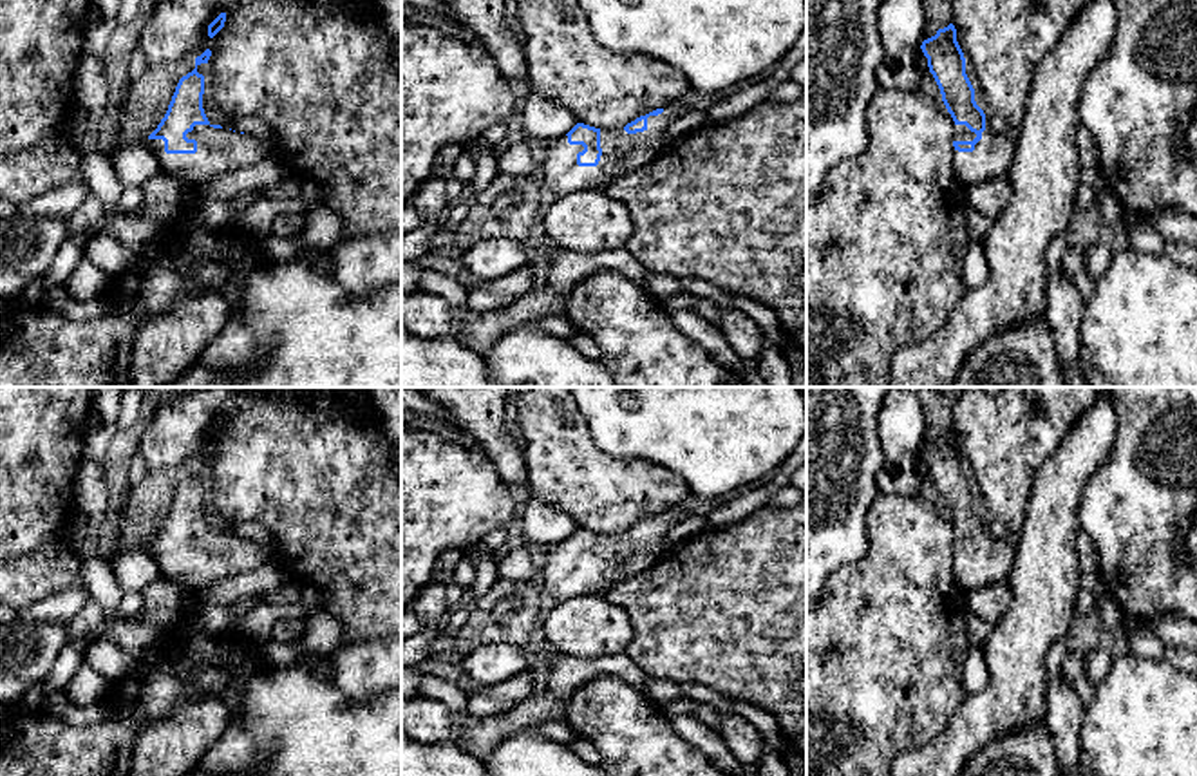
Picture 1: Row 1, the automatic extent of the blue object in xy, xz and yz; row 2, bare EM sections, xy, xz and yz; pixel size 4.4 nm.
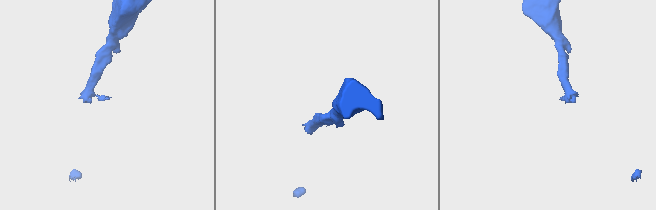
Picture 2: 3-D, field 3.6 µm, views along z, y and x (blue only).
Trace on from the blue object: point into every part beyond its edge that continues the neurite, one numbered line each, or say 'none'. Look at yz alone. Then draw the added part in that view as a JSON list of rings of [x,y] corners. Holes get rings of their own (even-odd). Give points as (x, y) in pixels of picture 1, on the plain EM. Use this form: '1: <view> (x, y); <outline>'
1: yz (962, 538); [[[955,530],[955,543],[953,546],[973,546],[976,543],[966,530]]]

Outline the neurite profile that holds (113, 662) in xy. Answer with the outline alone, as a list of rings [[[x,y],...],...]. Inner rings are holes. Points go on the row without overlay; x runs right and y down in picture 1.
[[[99,635],[85,649],[83,660],[108,684],[123,678],[134,666],[134,658],[110,639]]]

